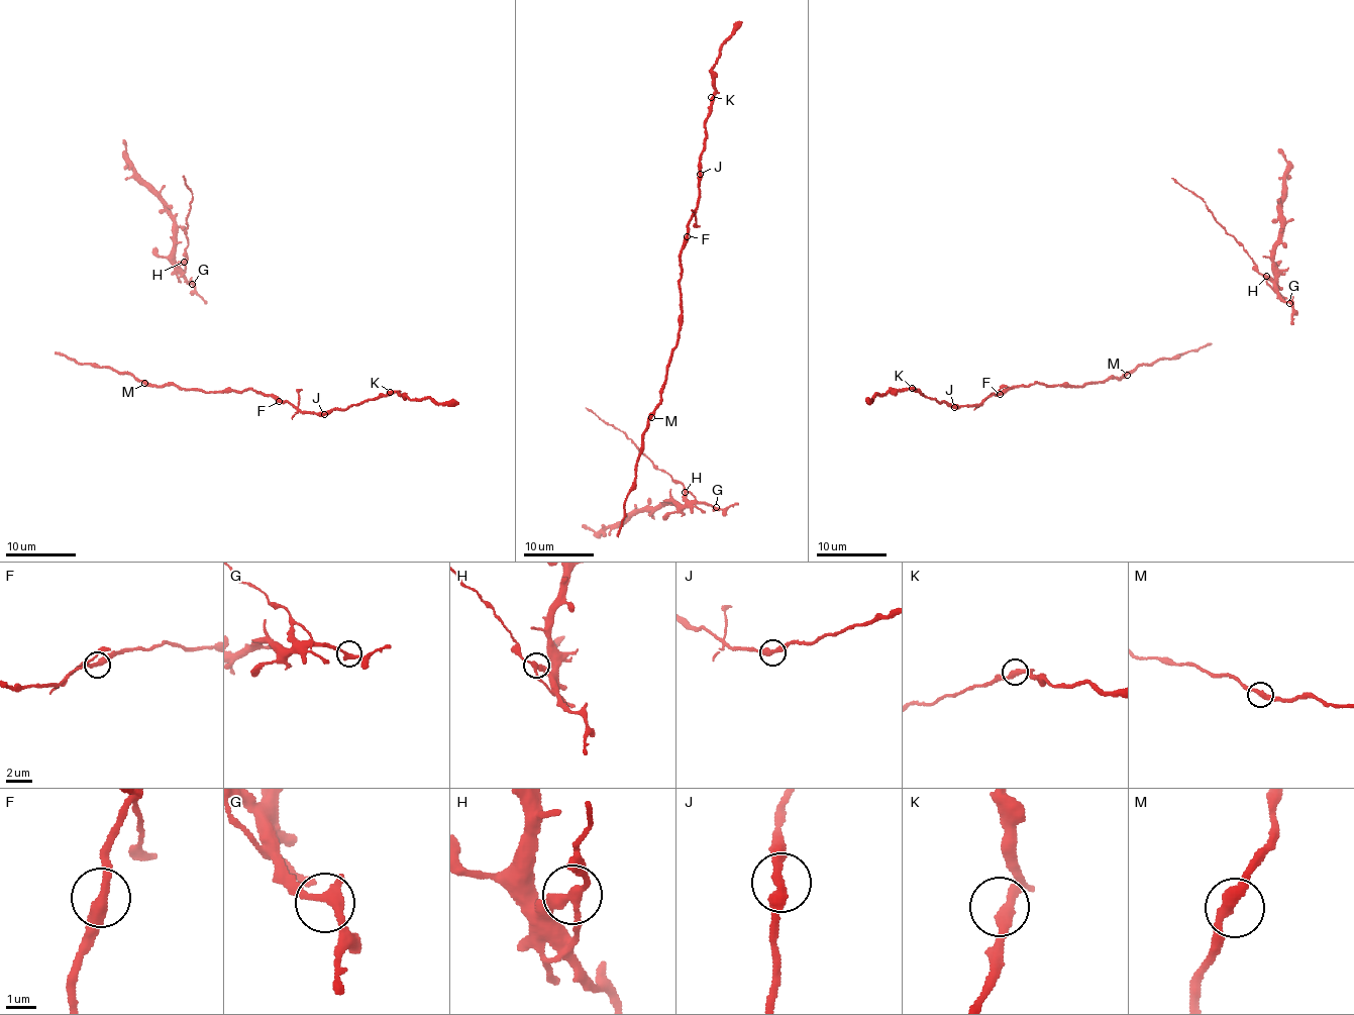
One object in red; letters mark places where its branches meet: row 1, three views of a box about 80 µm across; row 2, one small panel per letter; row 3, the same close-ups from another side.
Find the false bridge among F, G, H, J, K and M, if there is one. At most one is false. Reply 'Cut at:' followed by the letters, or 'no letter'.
Cut at: H

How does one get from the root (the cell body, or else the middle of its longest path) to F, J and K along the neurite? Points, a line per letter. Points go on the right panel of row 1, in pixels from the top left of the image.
F: (1124, 373), (1119, 379), (1081, 387), (1034, 384), (1009, 388), (1000, 394)
J: (1124, 373), (1119, 379), (1081, 387), (1038, 383), (1009, 388), (999, 394), (983, 398), (979, 404), (954, 407)
K: (1124, 373), (1081, 387), (1009, 388), (979, 404), (951, 407), (912, 388)

